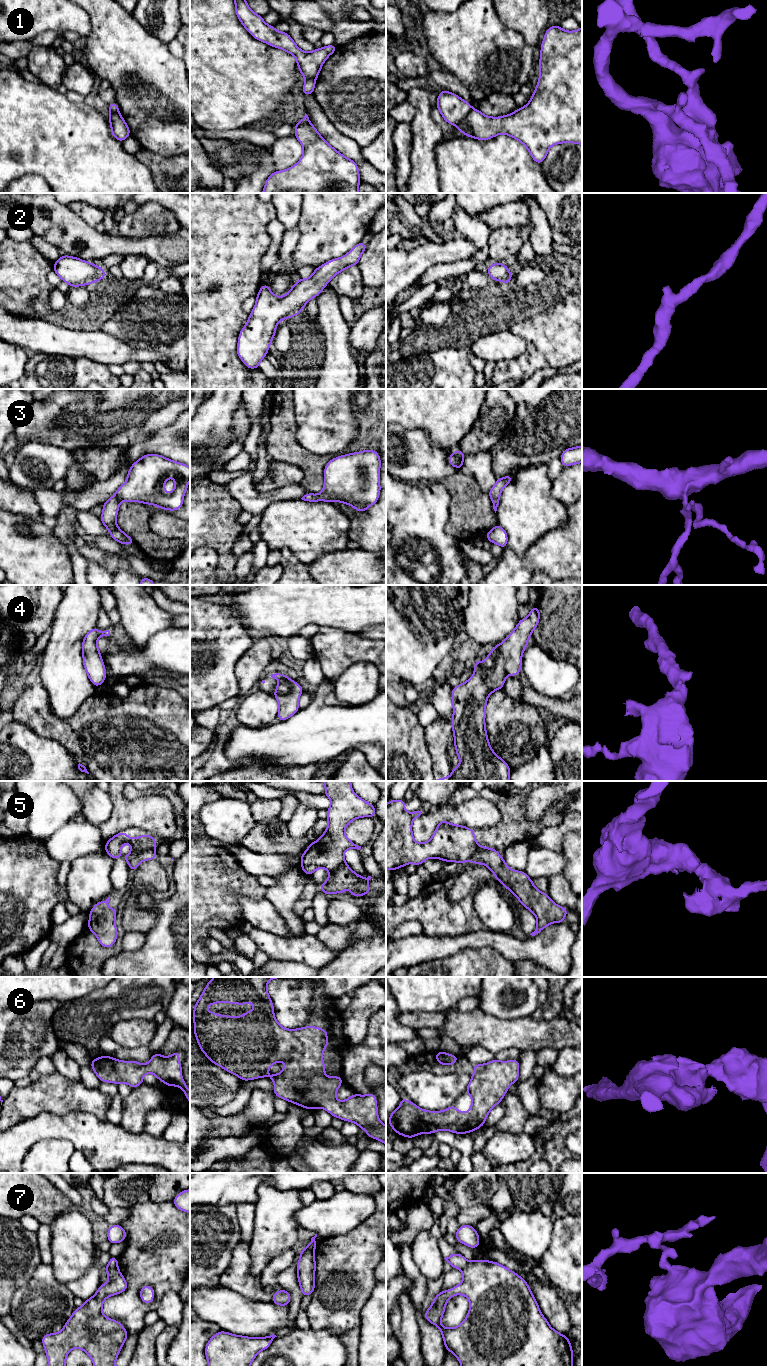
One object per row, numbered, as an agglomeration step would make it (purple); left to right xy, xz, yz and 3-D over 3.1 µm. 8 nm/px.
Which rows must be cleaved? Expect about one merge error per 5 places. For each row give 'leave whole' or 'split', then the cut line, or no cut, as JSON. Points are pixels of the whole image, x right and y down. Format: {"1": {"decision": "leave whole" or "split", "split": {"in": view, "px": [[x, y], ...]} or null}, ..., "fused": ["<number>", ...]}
{"1": {"decision": "split", "split": {"in": "yz", "px": [[472, 108], [458, 127]]}}, "2": {"decision": "leave whole", "split": null}, "3": {"decision": "leave whole", "split": null}, "4": {"decision": "leave whole", "split": null}, "5": {"decision": "split", "split": {"in": "xy", "px": [[154, 849], [142, 850], [128, 863]]}}, "6": {"decision": "leave whole", "split": null}, "7": {"decision": "split", "split": {"in": "xy", "px": [[107, 1265], [117, 1268]]}}, "fused": ["1", "5", "7"]}

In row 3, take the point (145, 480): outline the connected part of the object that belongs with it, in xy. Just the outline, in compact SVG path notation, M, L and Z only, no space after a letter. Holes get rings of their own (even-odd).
M146 454L134 462L127 474L126 482L105 501L100 516L102 524L109 530L110 537L120 544L132 545L134 540L116 524L121 501L155 505L159 509L179 510L190 480L190 467L172 461L162 455ZM173 475L175 489L166 493L164 484Z

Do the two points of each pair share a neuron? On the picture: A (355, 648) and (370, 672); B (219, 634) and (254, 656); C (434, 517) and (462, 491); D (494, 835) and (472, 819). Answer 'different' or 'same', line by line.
A: different
B: different
C: different
D: different

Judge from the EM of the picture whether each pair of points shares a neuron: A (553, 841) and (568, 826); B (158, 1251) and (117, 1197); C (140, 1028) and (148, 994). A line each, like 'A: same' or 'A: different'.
A: same
B: different
C: different

